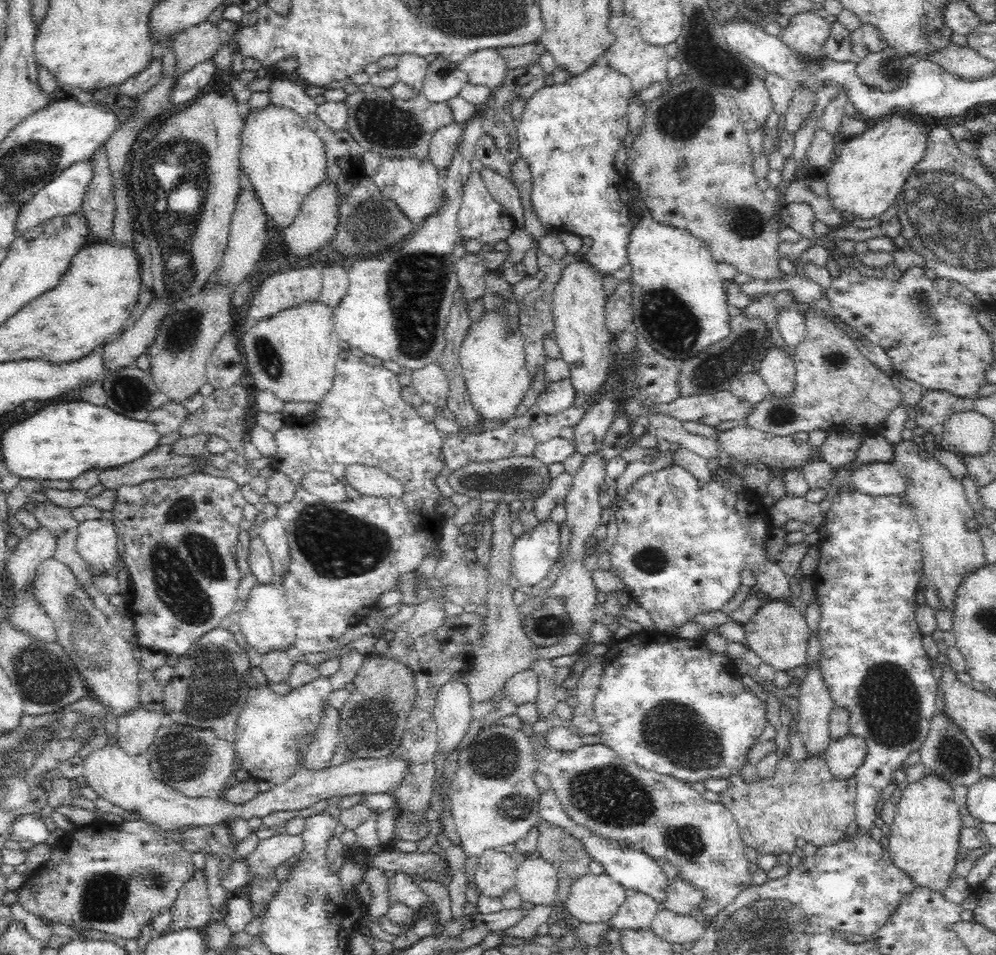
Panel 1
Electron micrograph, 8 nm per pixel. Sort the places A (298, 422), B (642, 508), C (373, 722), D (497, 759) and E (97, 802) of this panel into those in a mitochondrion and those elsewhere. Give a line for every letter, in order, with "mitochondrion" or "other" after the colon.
A: other
B: other
C: mitochondrion
D: mitochondrion
E: other

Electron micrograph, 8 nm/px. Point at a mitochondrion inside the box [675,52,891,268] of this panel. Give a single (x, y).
(743, 221)

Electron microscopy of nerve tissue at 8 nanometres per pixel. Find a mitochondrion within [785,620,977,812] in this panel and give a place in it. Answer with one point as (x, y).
(888, 701)

